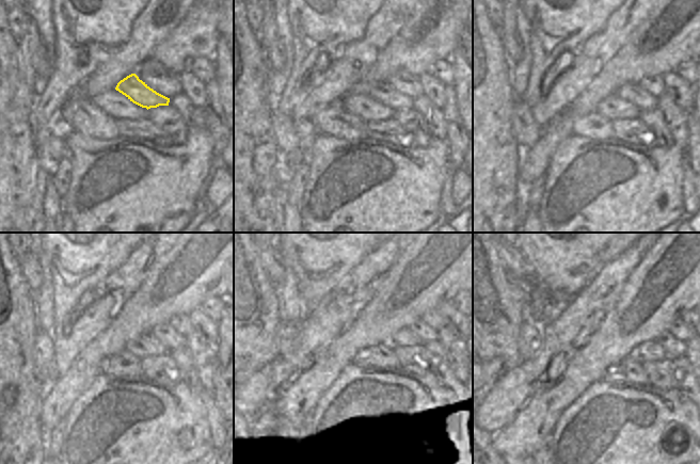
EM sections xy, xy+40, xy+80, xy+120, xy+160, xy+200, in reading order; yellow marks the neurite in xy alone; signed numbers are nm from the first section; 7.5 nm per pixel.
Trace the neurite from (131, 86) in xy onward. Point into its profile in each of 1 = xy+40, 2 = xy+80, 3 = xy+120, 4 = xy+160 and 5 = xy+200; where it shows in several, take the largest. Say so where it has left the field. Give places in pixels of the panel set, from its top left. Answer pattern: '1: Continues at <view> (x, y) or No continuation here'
1: Continues at xy+40 (383, 93)
2: Continues at xy+80 (633, 93)
3: Continues at xy+120 (164, 334)
4: Continues at xy+160 (406, 337)
5: Continues at xy+200 (674, 348)

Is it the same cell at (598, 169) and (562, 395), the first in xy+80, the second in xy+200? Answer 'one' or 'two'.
two

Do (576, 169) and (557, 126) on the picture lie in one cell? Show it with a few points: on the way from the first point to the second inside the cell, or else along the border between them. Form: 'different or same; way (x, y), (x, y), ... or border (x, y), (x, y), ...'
different; border (571, 134), (555, 149), (550, 160)

